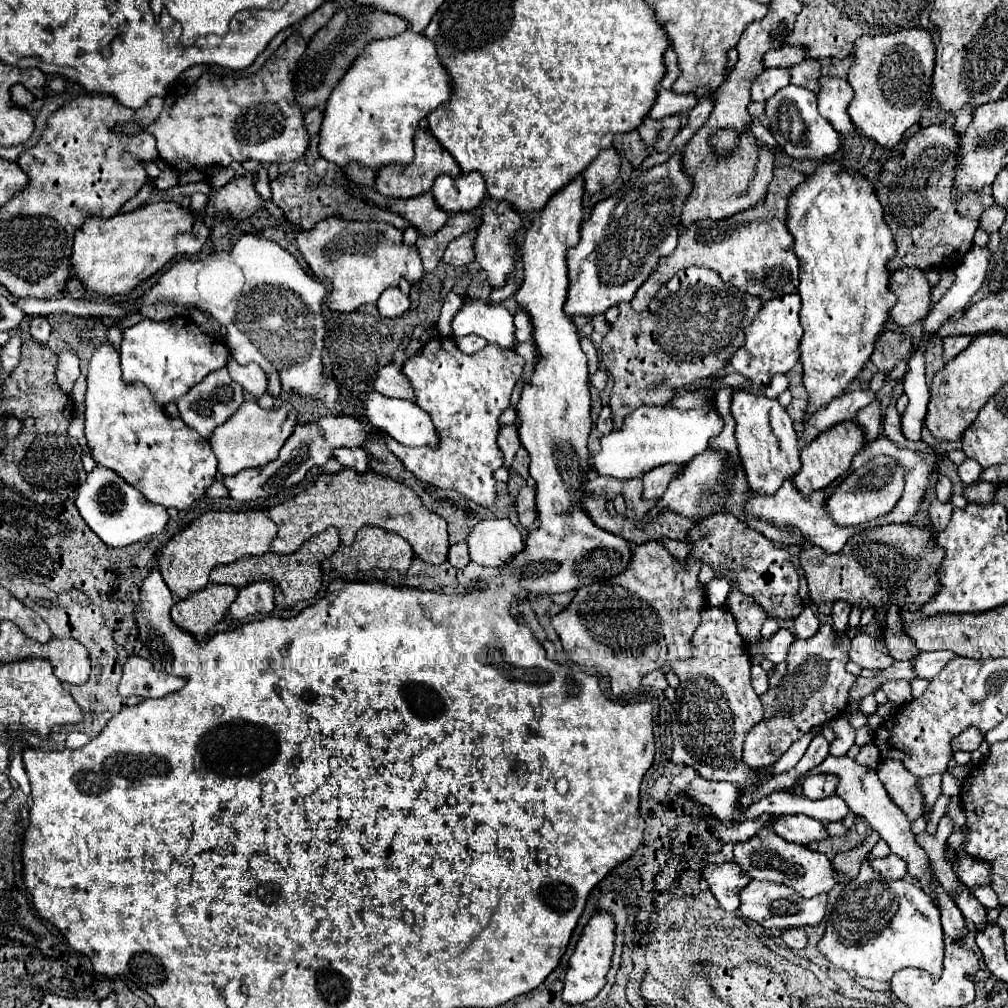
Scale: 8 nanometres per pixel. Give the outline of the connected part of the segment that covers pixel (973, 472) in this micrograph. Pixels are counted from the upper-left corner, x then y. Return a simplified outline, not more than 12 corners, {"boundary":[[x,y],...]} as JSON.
{"boundary":[[964,459],[958,475],[964,485],[976,483],[982,467],[978,461]]}

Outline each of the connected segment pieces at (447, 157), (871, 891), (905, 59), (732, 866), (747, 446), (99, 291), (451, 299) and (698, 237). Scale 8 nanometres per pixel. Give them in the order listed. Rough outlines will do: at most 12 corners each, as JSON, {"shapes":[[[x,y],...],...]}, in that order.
{"shapes":[[[428,129],[414,135],[410,165],[386,165],[376,189],[416,197],[438,175],[458,177],[456,159]],[[868,861],[818,951],[858,977],[942,973],[940,911]],[[916,27],[860,37],[856,131],[886,149],[928,105],[934,43]],[[702,863],[700,879],[724,911],[740,905],[738,891],[750,883],[740,865]],[[734,389],[730,413],[748,487],[774,493],[800,469],[776,399]],[[172,201],[76,229],[70,271],[126,295],[210,229]],[[448,293],[440,313],[440,333],[448,335],[448,323],[466,305],[466,299]],[[774,169],[768,195],[684,227],[630,301],[644,311],[686,267],[770,301],[798,291],[786,199],[806,177]]]}

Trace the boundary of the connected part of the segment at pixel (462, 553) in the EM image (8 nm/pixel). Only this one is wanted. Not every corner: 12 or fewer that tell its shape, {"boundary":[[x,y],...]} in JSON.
{"boundary":[[456,543],[448,551],[454,567],[466,567],[470,561],[468,545]]}

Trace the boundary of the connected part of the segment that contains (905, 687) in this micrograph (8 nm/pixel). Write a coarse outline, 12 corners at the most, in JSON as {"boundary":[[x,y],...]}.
{"boundary":[[886,681],[880,689],[898,705],[912,701],[910,683]]}

